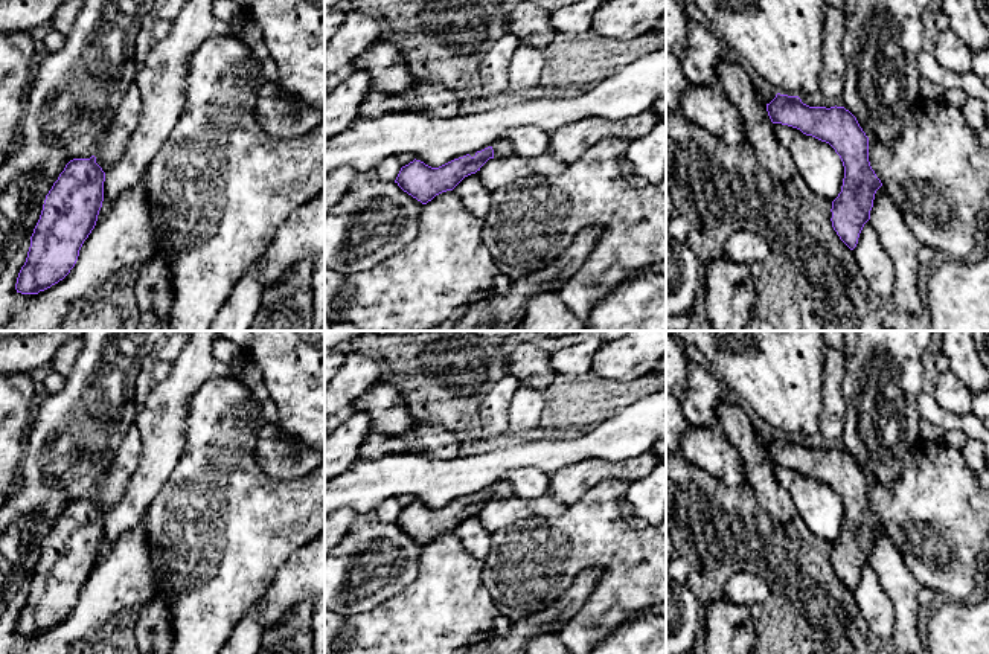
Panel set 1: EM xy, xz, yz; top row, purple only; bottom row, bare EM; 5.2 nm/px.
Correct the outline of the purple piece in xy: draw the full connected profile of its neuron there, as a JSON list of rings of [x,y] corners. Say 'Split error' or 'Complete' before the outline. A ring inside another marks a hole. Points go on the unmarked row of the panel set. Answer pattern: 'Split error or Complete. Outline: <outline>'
Complete. Outline: [[[96,499],[73,500],[46,537],[15,631],[38,636],[62,622],[96,567],[105,514]]]

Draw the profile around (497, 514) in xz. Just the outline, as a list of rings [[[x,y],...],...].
[[[550,494],[536,499],[514,495],[503,500],[489,500],[475,515],[483,529],[492,534],[524,518],[561,515],[567,506],[555,500]]]

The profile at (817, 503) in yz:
[[[774,465],[774,476],[812,534],[834,543],[841,534],[844,520],[844,508],[835,491],[788,466]]]

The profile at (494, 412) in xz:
[[[504,373],[497,383],[485,390],[478,409],[480,425],[491,434],[498,436],[507,431],[509,407],[520,384],[514,373]]]

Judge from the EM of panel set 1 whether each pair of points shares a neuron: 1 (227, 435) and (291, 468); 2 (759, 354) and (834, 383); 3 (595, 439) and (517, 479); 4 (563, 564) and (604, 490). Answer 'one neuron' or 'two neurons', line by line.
1: two neurons
2: two neurons
3: two neurons
4: one neuron

